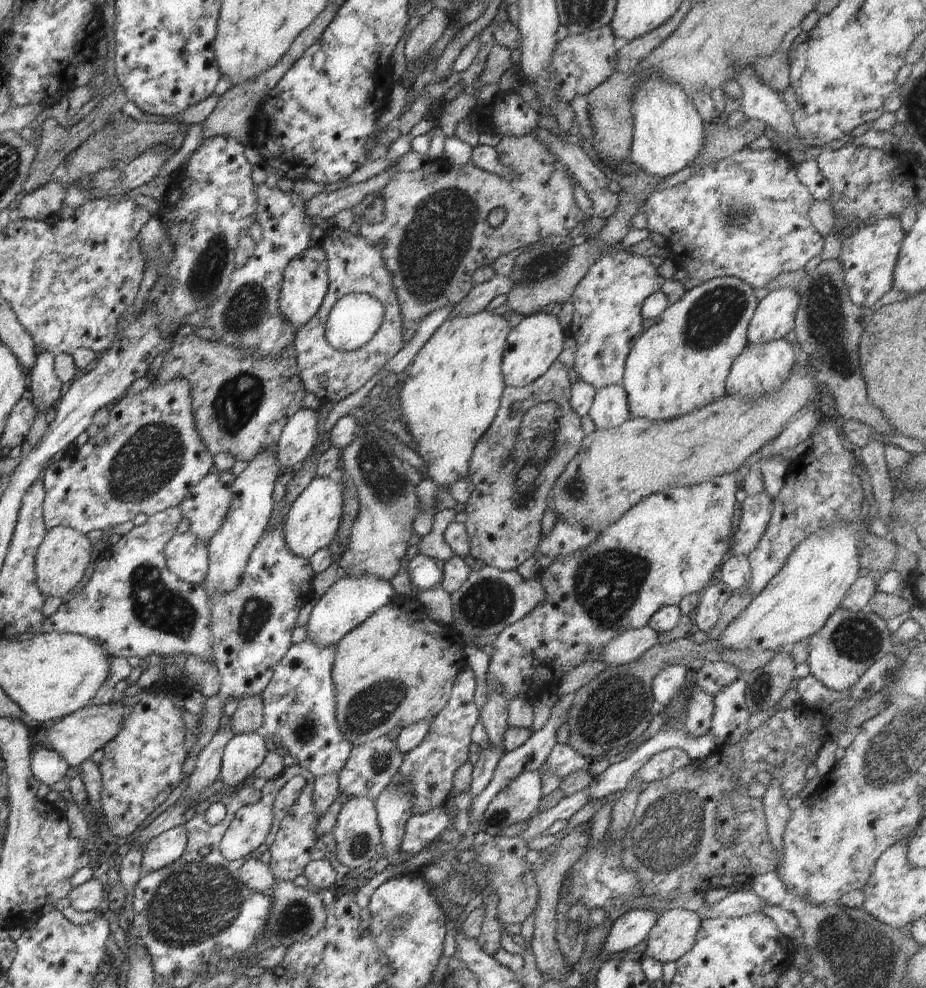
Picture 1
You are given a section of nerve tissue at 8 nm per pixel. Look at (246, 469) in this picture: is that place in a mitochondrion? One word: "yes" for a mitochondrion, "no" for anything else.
no

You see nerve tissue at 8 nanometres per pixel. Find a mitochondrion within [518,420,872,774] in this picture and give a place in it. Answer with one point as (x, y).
(606, 585)

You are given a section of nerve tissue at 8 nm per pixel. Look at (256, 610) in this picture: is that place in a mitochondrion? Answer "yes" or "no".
yes

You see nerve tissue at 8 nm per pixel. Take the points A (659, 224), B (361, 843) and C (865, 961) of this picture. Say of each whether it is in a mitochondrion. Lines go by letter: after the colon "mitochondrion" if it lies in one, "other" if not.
A: other
B: mitochondrion
C: mitochondrion

